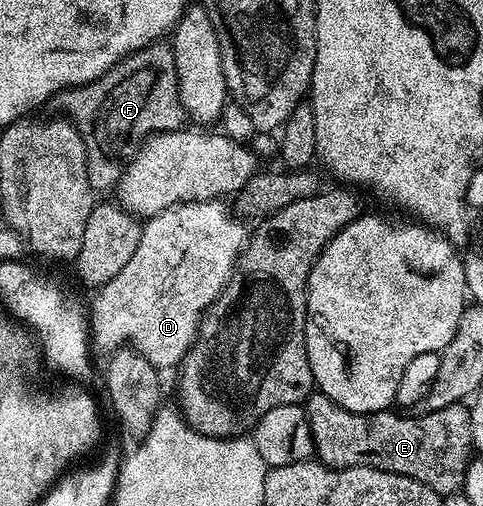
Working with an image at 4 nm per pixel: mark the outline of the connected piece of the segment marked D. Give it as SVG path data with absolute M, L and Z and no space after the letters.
M215 199L212 201L189 201L183 205L174 205L171 209L160 211L160 215L149 218L141 226L142 234L139 242L136 244L136 251L133 252L132 257L128 263L121 268L120 273L115 278L99 288L93 295L94 306L89 306L89 332L92 334L92 345L95 350L103 355L109 355L127 345L134 349L140 355L144 355L144 359L148 359L148 363L152 363L155 369L165 371L165 369L173 370L175 367L181 366L182 361L186 358L186 352L194 346L195 341L198 340L198 330L202 327L202 319L206 316L207 309L214 304L214 300L221 297L224 290L227 288L228 282L226 280L230 277L230 272L235 272L236 266L239 264L242 250L245 249L247 241L250 240L252 233L240 218L234 217L232 210L226 206L227 202L222 199Z

